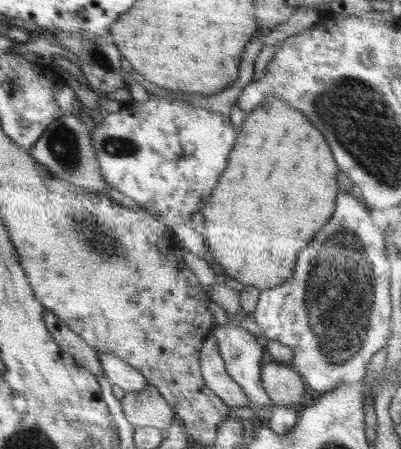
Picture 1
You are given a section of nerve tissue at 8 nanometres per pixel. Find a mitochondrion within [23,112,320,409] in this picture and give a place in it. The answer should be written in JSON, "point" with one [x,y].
{"point":[62,145]}

